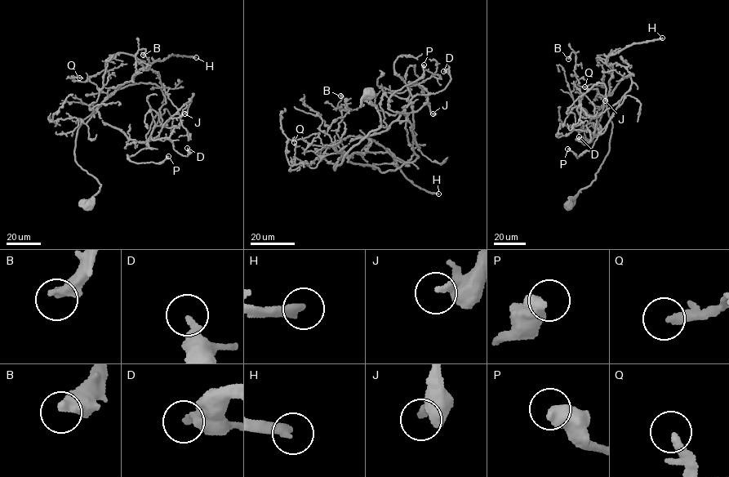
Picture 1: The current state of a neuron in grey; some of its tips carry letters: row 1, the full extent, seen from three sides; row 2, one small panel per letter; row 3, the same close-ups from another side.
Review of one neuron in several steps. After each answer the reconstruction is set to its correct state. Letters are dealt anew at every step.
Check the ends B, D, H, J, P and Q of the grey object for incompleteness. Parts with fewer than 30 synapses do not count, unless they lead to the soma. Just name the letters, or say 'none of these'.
H

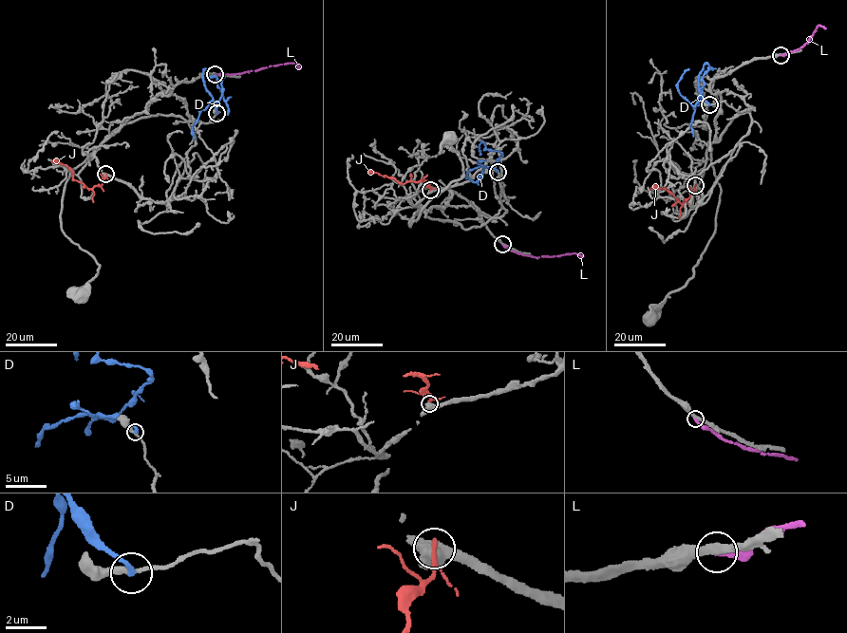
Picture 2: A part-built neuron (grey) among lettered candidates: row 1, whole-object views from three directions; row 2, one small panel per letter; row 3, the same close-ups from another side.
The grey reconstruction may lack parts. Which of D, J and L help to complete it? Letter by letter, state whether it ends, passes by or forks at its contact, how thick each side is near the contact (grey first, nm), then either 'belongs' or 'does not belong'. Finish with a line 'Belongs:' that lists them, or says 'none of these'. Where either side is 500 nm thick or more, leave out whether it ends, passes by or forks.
D: it ends there; 240 nm thick on the grey side, 260 nm on the other; does not belong
J: it passes by; 480 nm thick on the grey side, 150 nm on the other; does not belong
L: it ends there; 340 nm thick on the grey side, 240 nm on the other; does not belong
Belongs: none of these

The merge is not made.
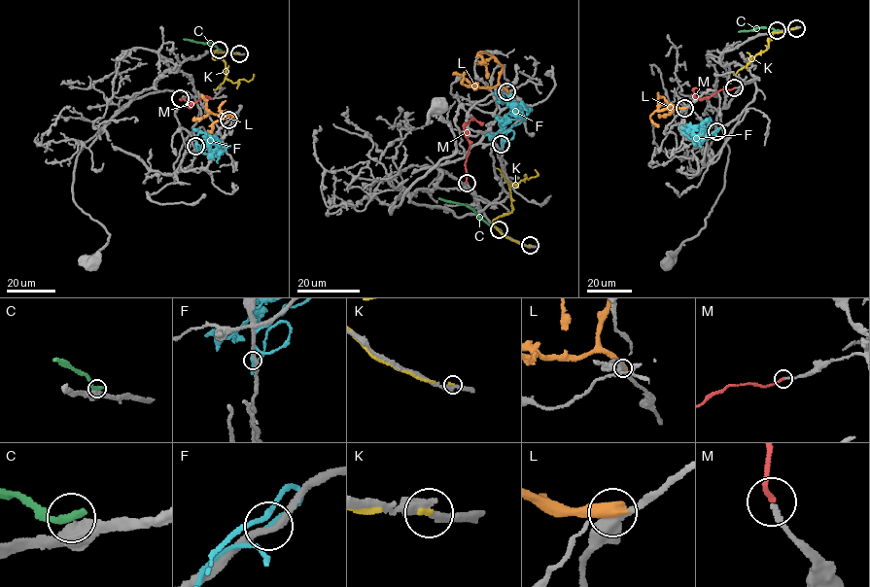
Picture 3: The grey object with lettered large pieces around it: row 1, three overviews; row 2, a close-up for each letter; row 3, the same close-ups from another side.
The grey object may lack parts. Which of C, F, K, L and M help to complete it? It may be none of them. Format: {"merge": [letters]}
{"merge": ["M"]}

